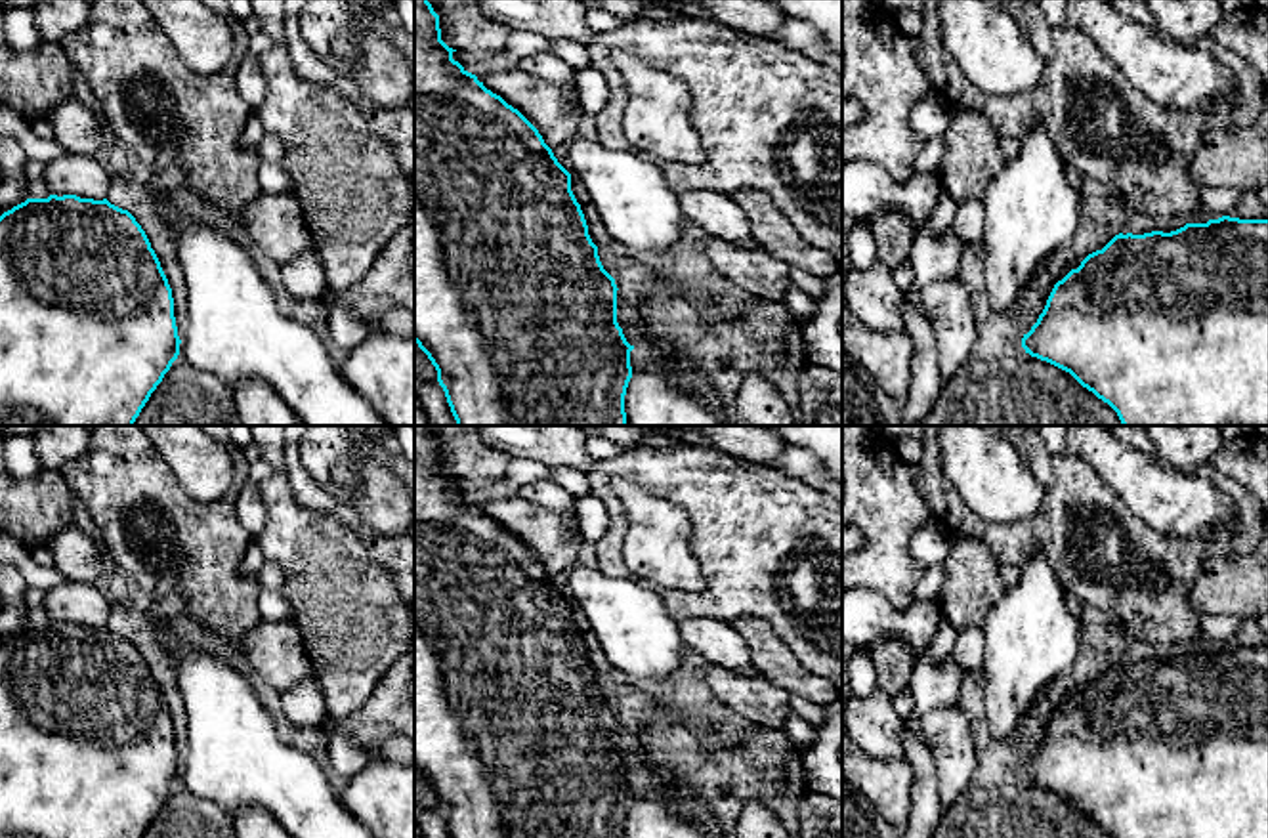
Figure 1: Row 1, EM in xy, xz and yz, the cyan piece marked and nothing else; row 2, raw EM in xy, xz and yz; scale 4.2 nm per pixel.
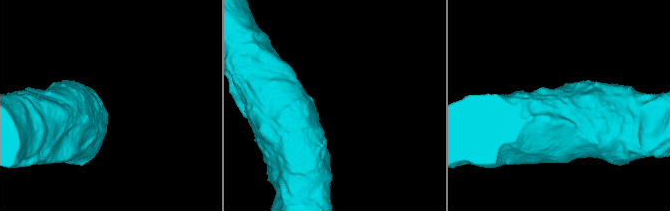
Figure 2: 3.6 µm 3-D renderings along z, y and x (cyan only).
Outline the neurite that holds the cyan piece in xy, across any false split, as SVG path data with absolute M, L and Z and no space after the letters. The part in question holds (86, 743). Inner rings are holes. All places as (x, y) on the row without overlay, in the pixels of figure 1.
M50 622L0 643L0 838L141 838L180 771L172 716L128 638L107 626Z

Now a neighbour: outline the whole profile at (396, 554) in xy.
M285 443L285 470L298 502L323 517L349 527L361 540L370 561L391 575L397 594L414 609L414 521L399 536L376 533L344 498L342 491L321 487L306 471L298 445Z

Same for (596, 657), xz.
M565 569L552 576L558 590L571 601L571 618L584 641L588 662L598 674L603 697L615 706L617 716L628 727L630 746L638 748L640 729L657 708L674 710L684 718L708 723L726 744L735 744L750 722L724 706L707 685L705 662L689 651L682 666L665 678L630 678L613 668L592 632L590 620L581 605L571 597L569 573Z

